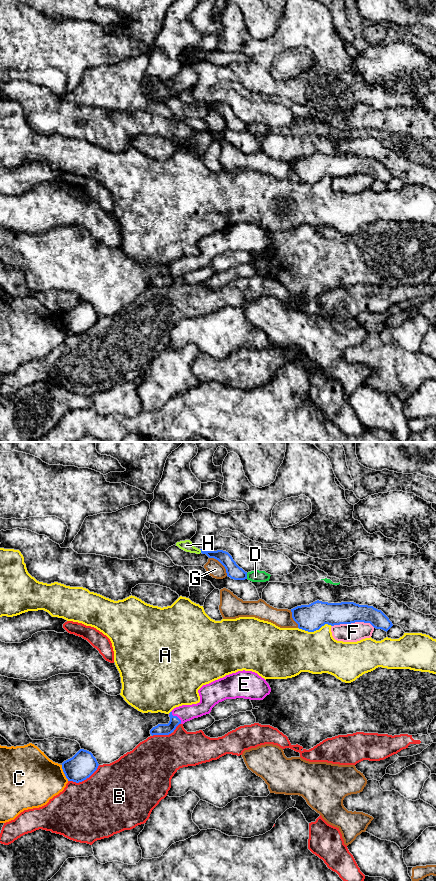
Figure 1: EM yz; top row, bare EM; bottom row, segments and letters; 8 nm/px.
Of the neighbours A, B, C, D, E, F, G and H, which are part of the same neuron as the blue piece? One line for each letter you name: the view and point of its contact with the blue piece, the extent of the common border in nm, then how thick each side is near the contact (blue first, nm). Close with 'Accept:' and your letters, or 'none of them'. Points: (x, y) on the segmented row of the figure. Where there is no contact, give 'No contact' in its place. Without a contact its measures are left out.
E: Touches blue at yz (176, 716). Shared border 130 nm. Thickness 100 nm (blue) against 130 nm
H: Touches blue at yz (201, 551). Shared border 40 nm. Thickness 100 nm (blue) against 90 nm
Accept: E, H

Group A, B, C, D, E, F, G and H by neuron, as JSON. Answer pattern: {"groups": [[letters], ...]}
{"groups": [["A"], ["B"], ["C"], ["D"], ["E", "H"], ["F"], ["G"]]}

